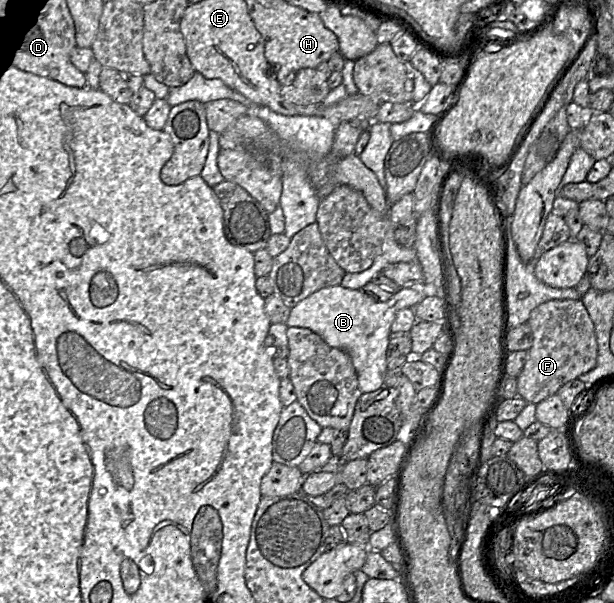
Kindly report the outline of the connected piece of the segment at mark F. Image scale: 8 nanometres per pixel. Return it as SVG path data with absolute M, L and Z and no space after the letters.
M549 300L534 308L527 321L533 343L517 377L517 395L538 404L557 393L569 381L596 366L597 339L594 324L581 300Z

